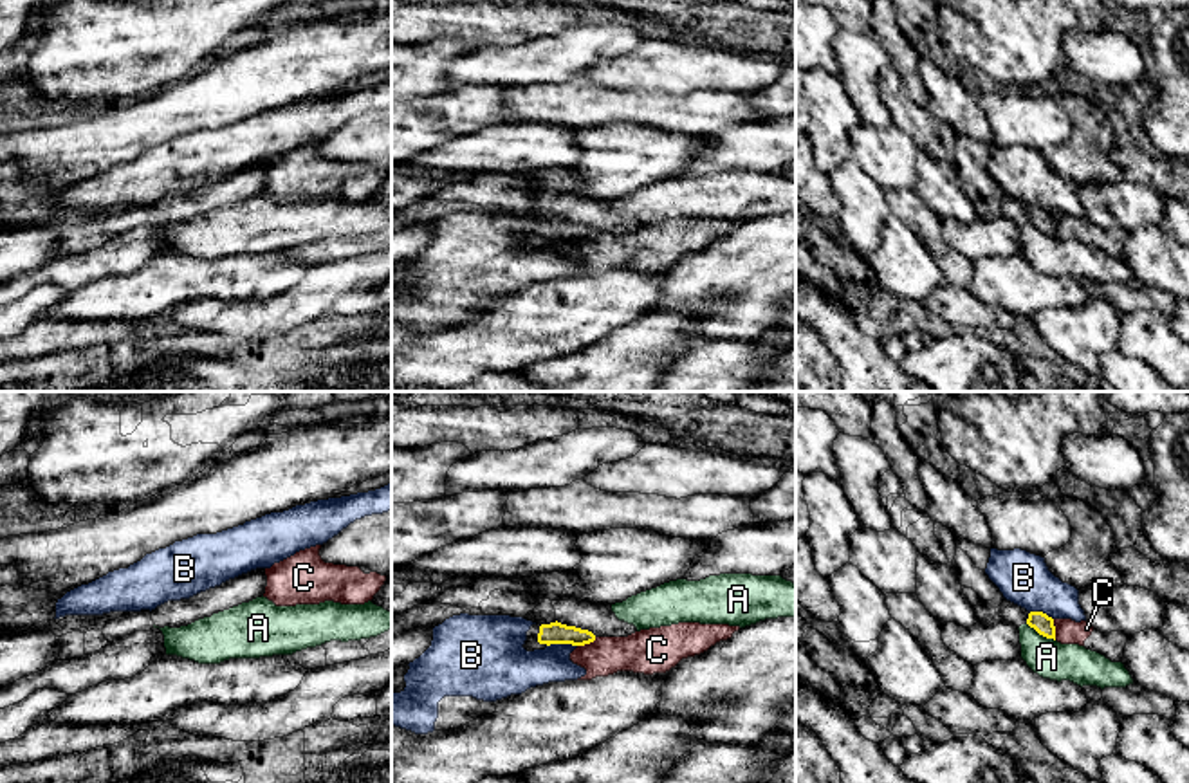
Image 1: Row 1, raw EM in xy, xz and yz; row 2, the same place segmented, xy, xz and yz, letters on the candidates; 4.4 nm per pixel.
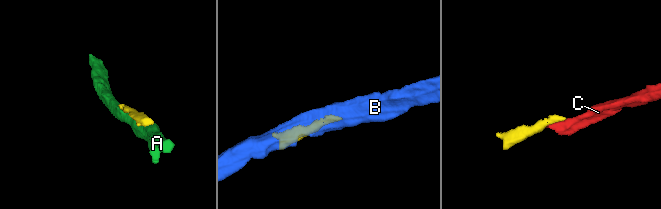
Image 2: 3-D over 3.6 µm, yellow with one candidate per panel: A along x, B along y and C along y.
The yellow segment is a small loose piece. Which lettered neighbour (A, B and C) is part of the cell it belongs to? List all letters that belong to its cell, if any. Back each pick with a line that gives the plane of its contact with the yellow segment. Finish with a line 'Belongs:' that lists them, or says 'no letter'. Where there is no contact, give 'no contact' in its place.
Belongs: no letter

